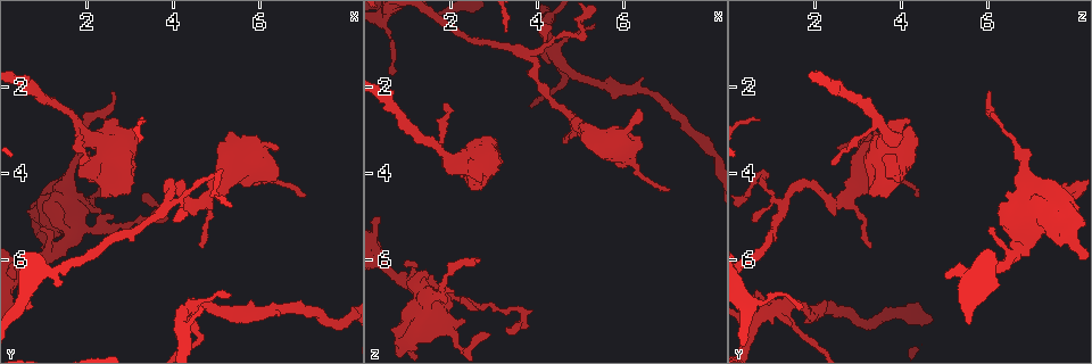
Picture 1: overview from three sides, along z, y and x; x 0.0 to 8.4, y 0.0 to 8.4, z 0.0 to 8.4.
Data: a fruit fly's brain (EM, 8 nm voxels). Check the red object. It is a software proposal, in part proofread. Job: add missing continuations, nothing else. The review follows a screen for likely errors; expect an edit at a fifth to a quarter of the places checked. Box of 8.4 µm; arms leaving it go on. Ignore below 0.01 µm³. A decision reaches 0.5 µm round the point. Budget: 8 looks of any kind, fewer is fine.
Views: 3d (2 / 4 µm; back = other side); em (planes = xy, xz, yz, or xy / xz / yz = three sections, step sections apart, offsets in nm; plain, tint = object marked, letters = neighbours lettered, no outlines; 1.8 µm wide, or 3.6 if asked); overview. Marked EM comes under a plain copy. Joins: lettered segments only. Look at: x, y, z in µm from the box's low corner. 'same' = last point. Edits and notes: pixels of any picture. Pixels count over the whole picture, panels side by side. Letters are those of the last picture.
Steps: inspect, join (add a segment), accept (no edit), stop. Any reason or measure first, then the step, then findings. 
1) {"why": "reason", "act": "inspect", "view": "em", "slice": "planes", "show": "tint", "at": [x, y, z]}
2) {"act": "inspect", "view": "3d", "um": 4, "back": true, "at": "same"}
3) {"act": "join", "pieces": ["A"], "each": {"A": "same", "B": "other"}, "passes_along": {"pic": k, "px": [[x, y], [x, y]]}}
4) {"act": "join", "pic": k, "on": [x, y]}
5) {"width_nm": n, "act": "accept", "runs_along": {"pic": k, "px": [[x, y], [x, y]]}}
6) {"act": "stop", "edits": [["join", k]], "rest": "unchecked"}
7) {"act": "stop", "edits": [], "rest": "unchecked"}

{"why": "an open end", "act": "inspect", "view": "em", "slice": "xz", "step": 4, "show": "letters", "at": [0.55, 7.05, 1.60]}

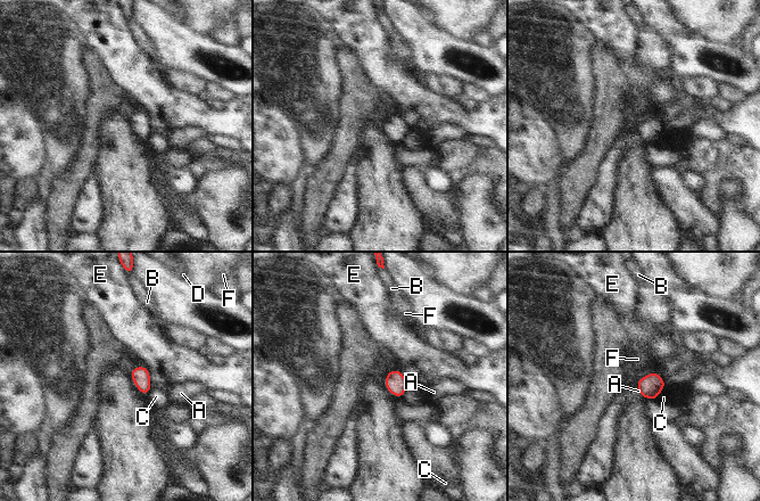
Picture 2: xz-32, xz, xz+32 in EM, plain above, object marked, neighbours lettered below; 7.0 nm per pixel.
{"why": "cut it another way", "act": "inspect", "view": "em", "slice": "planes", "show": "letters", "at": "same"}

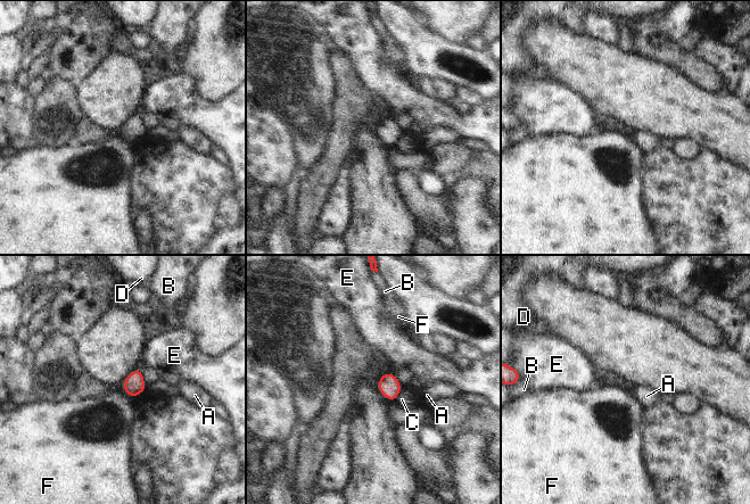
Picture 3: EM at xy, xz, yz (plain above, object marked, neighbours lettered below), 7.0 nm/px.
{"act": "accept", "each": {"A": "other", "B": "other", "C": "other", "D": "other", "E": "other", "F": "other"}, "found": "no lettered segment goes on from it"}

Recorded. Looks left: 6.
{"why": "branch stops here", "act": "inspect", "view": "3d", "um": 4, "at": [5.30, 3.00, 3.40]}

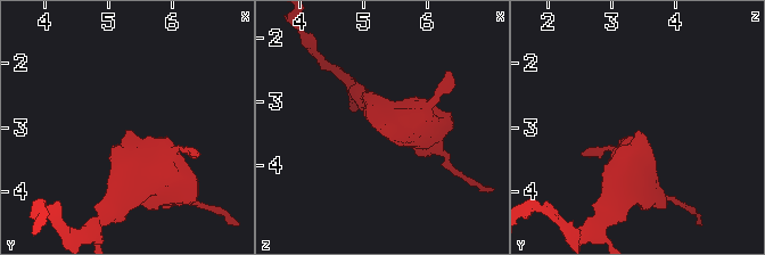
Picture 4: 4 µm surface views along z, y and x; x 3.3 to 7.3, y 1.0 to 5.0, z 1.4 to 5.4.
{"act": "inspect", "view": "em", "um": 3.6, "slice": "planes", "show": "letters", "at": [5.30, 3.00, 3.35]}

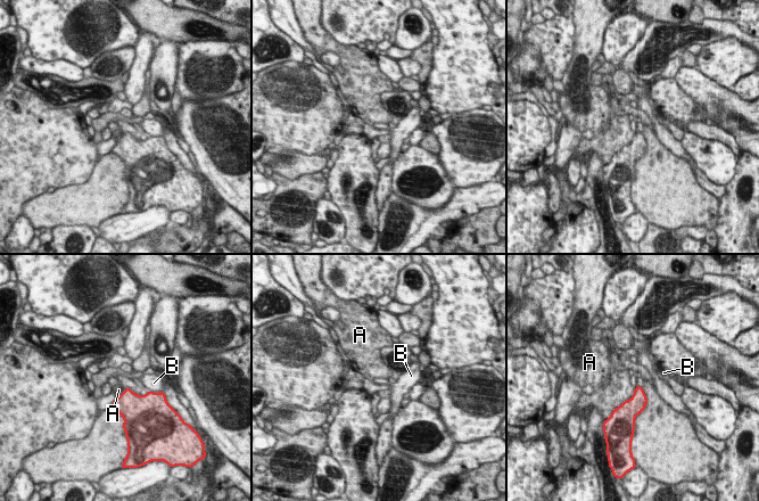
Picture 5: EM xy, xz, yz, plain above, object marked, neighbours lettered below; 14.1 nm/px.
{"act": "accept", "each": {"A": "other", "B": "other"}, "border": {"pic": 5, "px": [[635, 387], [632, 396], [611, 413]]}, "found": "none of them fits"}

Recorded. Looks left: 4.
{"why": "an open end", "act": "inspect", "view": "3d", "um": 2, "at": [2.95, 4.20, 7.75]}

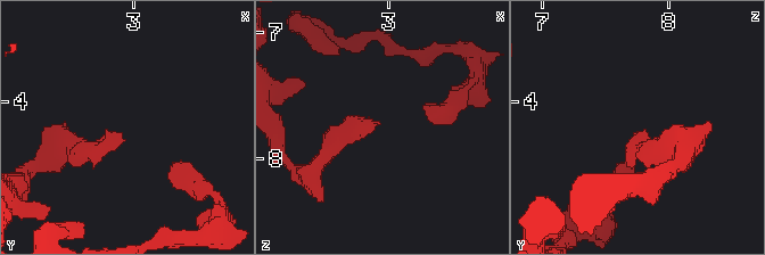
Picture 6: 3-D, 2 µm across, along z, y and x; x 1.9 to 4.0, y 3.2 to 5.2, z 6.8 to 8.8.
{"act": "inspect", "view": "em", "slice": "planes", "show": "tint", "at": [2.90, 4.26, 7.72]}

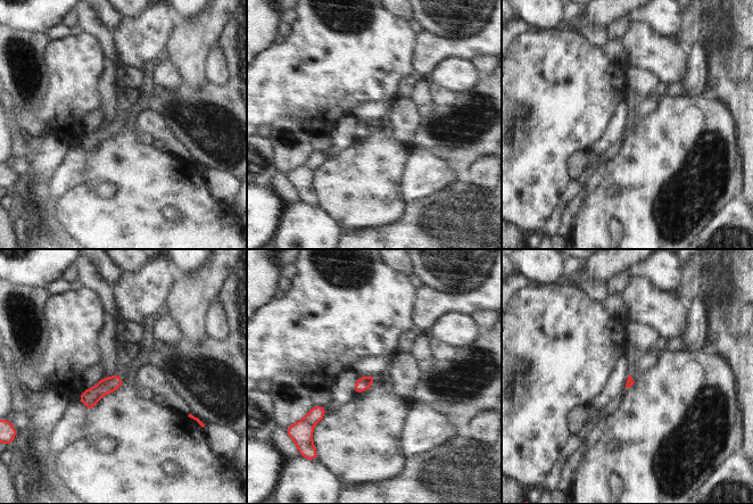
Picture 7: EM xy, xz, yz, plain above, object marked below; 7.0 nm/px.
{"why": "see the neighbours", "act": "inspect", "view": "em", "slice": "planes", "show": "letters", "at": "same"}

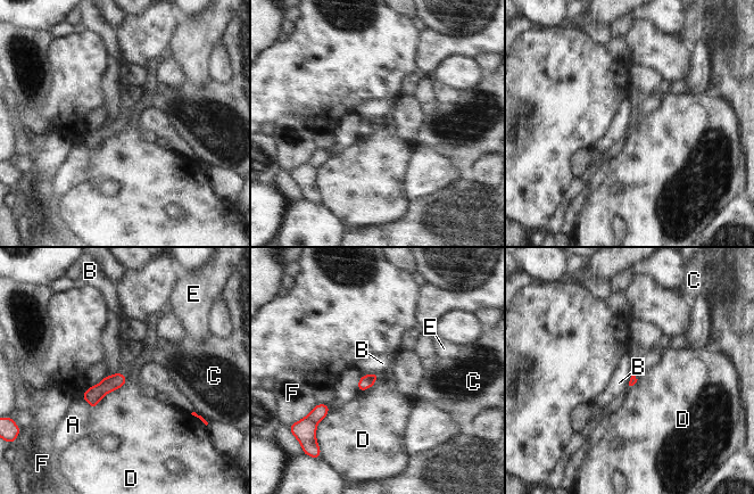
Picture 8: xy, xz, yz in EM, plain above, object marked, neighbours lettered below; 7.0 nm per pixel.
{"act": "accept", "each": {"A": "other", "B": "other", "C": "other", "D": "other", "E": "other", "F": "other"}, "border": {"pic": 8, "px": [[376, 371], [370, 375], [362, 375]]}, "found": "none of them fits"}

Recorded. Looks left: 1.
{"why": "free end", "act": "inspect", "view": "em", "slice": "planes", "show": "letters", "at": [4.00, 5.15, 0.60]}

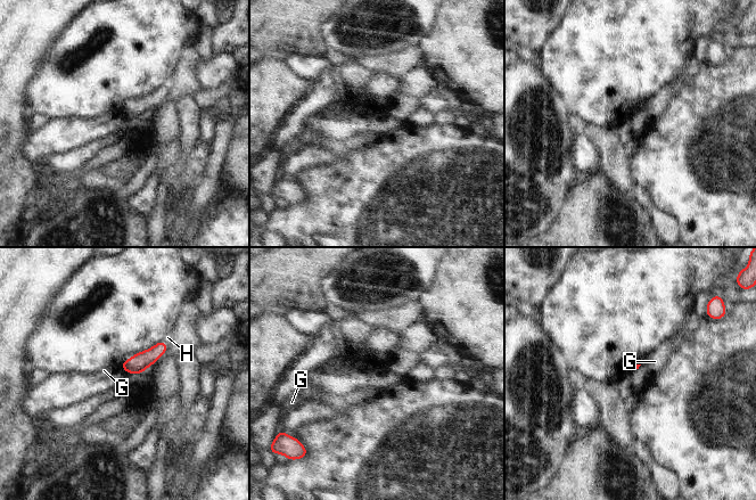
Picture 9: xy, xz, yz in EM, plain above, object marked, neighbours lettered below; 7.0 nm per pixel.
{"longest_contact_nm": ["H", 70], "act": "join", "pieces": ["H"], "each": {"G": "other", "H": "same"}, "passes_along": {"pic": 9, "px": [[139, 362], [164, 342], [167, 337]]}, "found": "it goes on there"}

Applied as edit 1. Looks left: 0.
{"act": "stop", "edits": [["join", 9]], "rest": "unchecked"}

